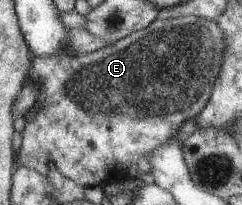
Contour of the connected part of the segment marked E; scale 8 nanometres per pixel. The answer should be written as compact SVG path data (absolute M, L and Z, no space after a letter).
M184 16L178 17L170 20L154 20L152 24L146 26L143 30L140 30L136 33L135 37L124 38L123 40L118 40L118 42L109 44L108 46L104 46L102 50L98 50L92 53L70 55L69 53L64 53L62 56L37 56L32 59L32 66L30 66L30 70L28 70L28 78L32 80L32 82L40 82L40 96L38 96L38 102L34 104L34 107L27 112L25 115L26 128L24 128L23 132L23 140L22 147L20 148L20 152L16 155L18 157L18 165L26 166L26 168L34 168L36 172L40 172L42 176L47 176L52 170L58 170L62 176L66 176L66 178L72 180L75 184L86 187L94 187L94 186L104 186L106 184L113 184L114 182L120 184L122 181L128 181L130 179L138 179L142 176L142 174L150 174L152 173L152 166L150 166L150 156L152 156L152 152L154 150L158 150L162 144L166 144L168 142L168 138L172 138L172 136L177 136L178 130L180 130L180 126L182 126L182 122L186 122L186 120L190 120L190 118L196 117L208 104L208 100L210 100L210 96L212 93L213 83L218 80L218 74L220 74L220 66L222 66L222 52L224 52L224 48L226 48L226 42L224 42L224 32L222 32L222 28L218 26L215 21L206 20L206 18L197 18L196 16Z

